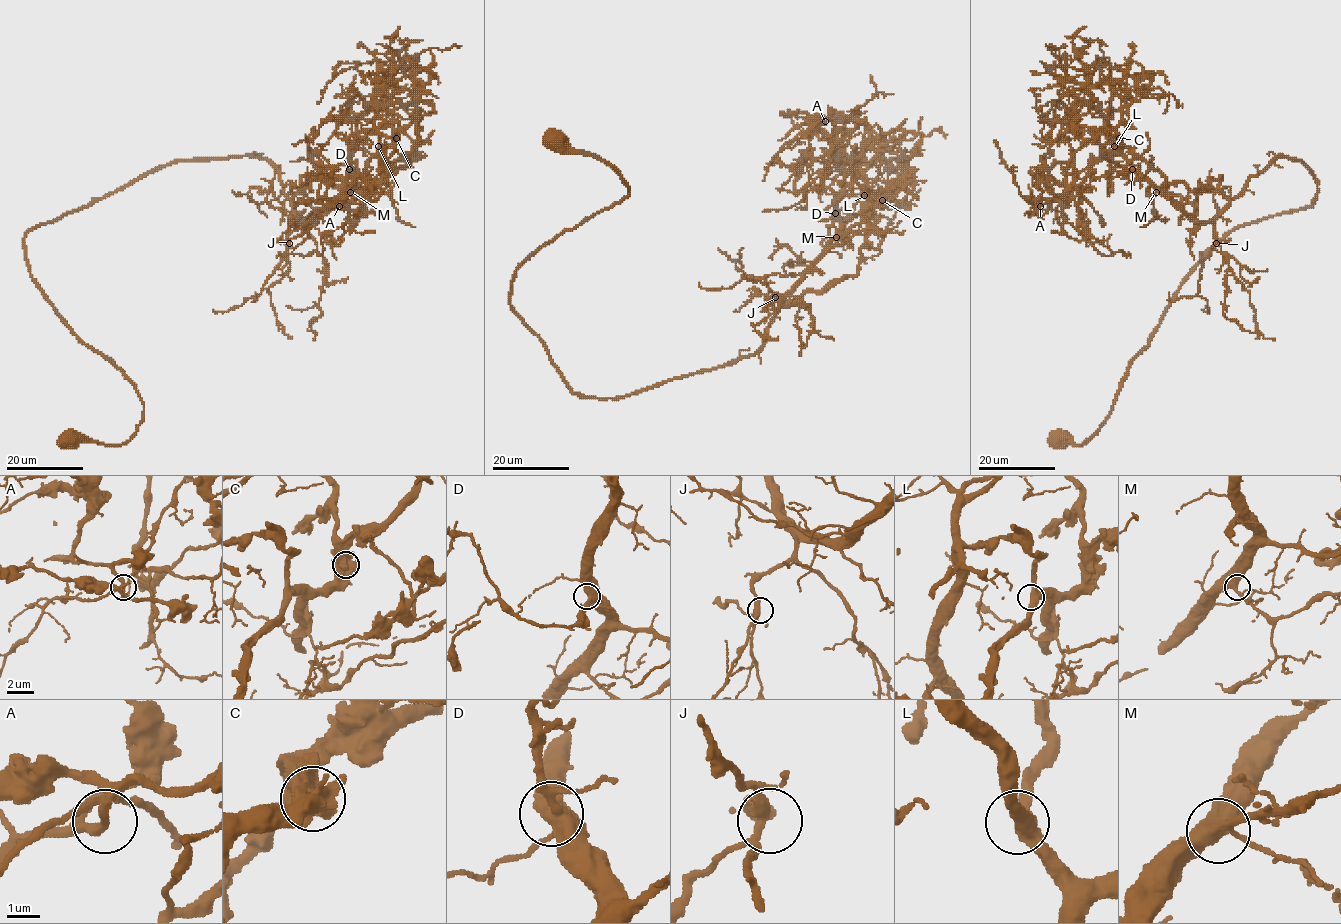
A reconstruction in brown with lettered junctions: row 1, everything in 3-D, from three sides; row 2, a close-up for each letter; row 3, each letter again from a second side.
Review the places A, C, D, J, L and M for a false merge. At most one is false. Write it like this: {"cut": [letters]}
{"cut": []}

